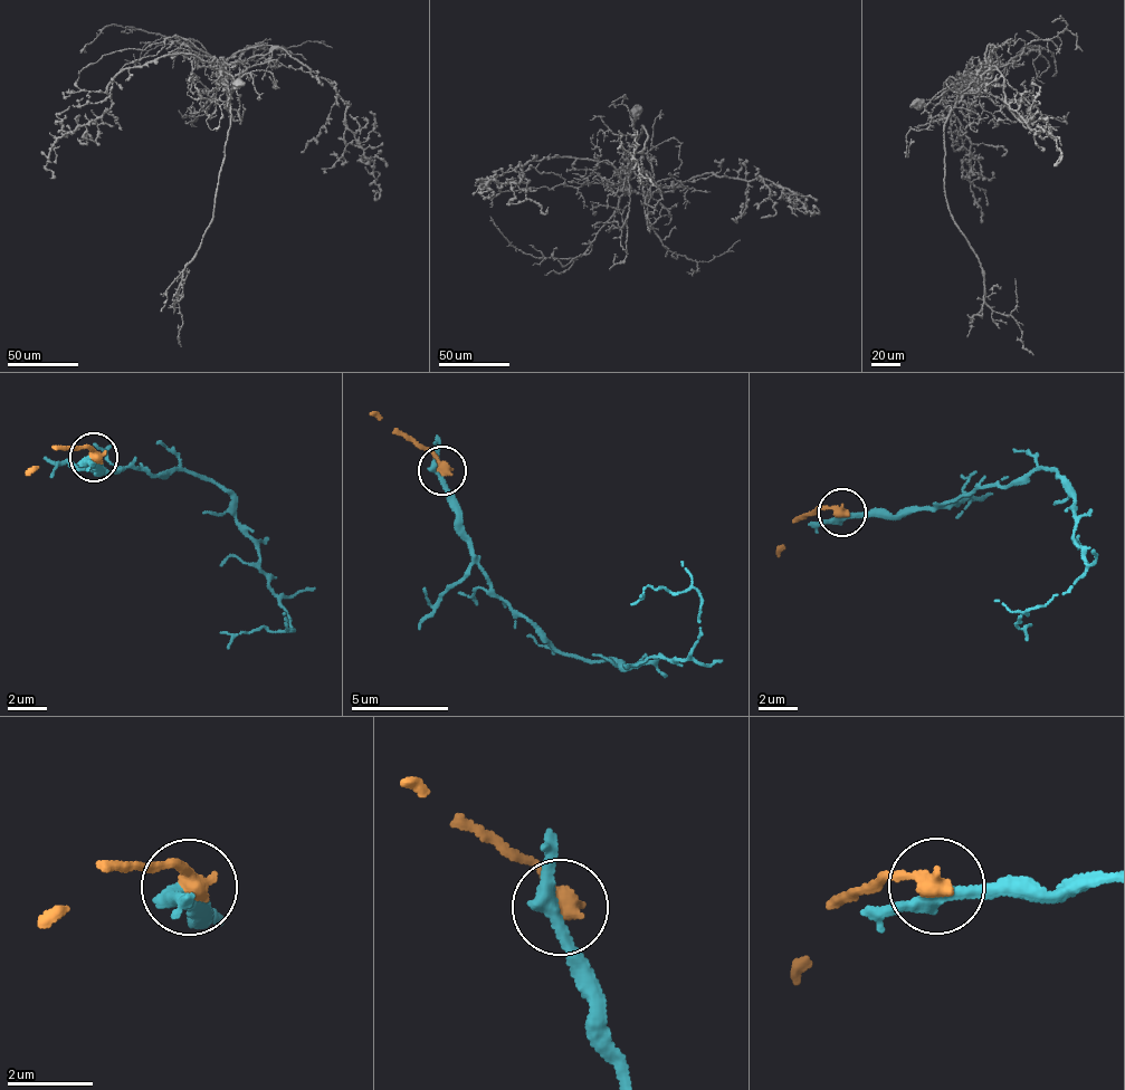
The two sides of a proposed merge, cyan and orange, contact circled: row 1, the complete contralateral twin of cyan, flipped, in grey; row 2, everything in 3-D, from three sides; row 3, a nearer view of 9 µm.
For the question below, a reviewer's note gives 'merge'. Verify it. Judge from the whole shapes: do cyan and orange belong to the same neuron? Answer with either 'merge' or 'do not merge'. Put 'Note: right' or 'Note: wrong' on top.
Note: wrong
do not merge

